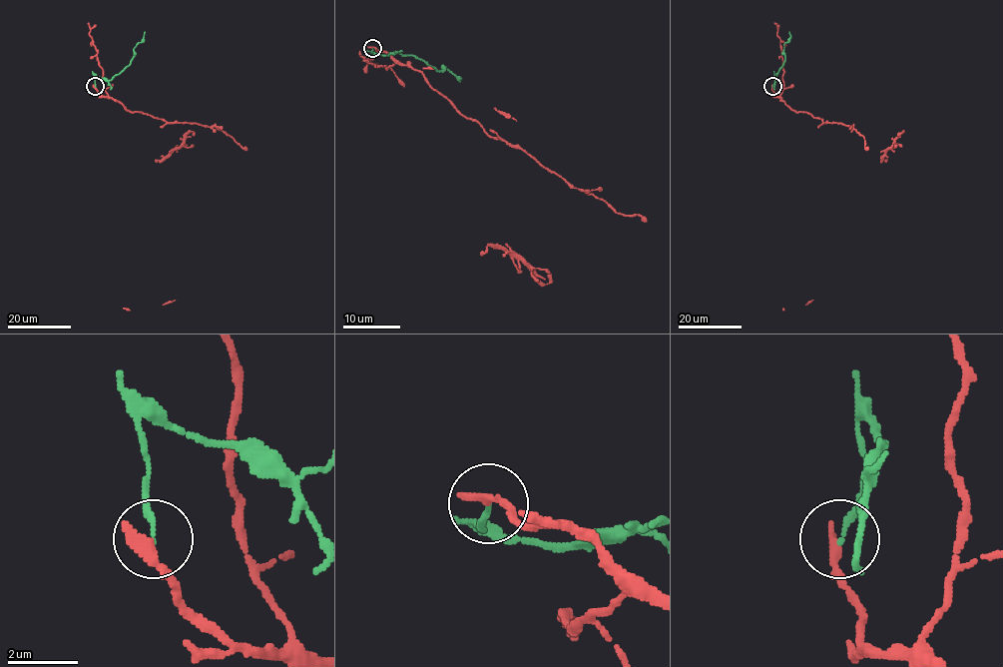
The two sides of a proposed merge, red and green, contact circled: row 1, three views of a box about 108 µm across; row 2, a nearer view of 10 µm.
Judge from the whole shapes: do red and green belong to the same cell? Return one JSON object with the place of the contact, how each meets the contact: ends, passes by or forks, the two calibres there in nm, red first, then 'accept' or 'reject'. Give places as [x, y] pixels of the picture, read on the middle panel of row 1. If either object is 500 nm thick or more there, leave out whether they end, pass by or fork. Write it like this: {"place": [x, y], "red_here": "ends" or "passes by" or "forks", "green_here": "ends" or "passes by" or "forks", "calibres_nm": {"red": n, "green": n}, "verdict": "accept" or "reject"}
{"place": [372, 48], "red_here": "ends", "green_here": "ends", "calibres_nm": {"red": 340, "green": 140}, "verdict": "reject"}

